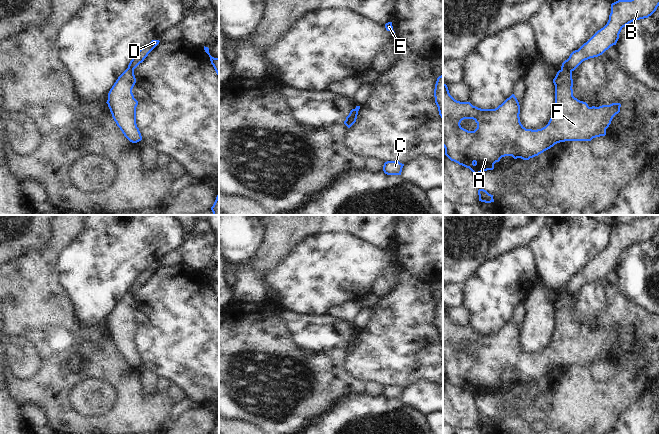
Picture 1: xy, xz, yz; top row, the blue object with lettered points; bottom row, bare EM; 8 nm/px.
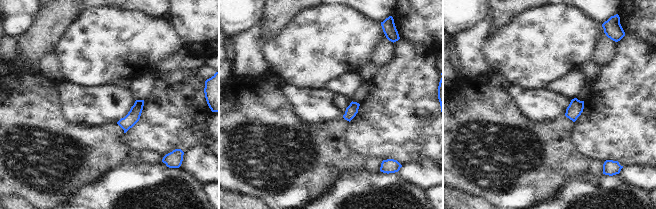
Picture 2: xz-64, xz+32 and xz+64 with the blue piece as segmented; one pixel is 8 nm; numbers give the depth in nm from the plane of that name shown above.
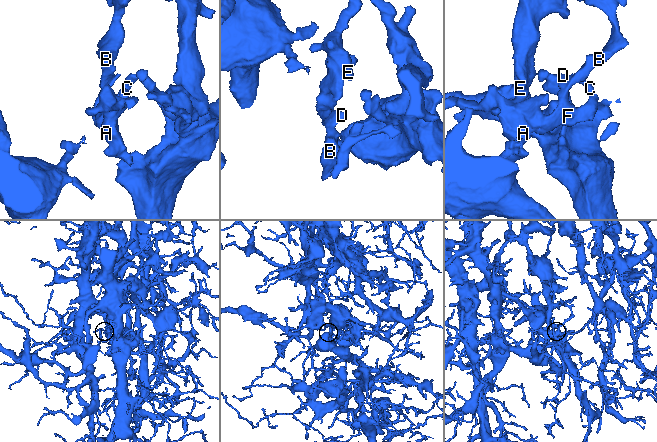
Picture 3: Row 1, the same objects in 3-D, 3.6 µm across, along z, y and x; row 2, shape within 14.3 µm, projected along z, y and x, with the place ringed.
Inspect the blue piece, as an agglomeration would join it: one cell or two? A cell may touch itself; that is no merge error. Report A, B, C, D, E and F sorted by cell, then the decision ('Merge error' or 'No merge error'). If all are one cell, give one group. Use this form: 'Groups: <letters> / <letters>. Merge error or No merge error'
Groups: A C E F / B D. Merge error.

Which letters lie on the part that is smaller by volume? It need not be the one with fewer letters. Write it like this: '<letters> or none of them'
A, C, E, F

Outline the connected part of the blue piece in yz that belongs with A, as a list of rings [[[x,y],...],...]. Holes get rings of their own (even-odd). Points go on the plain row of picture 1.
[[[561,293],[553,303],[555,309],[555,330],[548,348],[537,354],[526,353],[520,346],[520,329],[512,318],[495,333],[481,333],[470,326],[455,324],[443,307],[443,371],[445,379],[459,389],[469,392],[475,399],[483,395],[493,394],[494,388],[502,381],[512,380],[514,383],[529,384],[555,368],[565,365],[591,365],[593,362],[605,360],[606,353],[613,341],[620,336],[620,327],[589,331],[586,326],[573,320],[572,295]],[[464,343],[473,343],[477,347],[474,355],[461,351]]]

